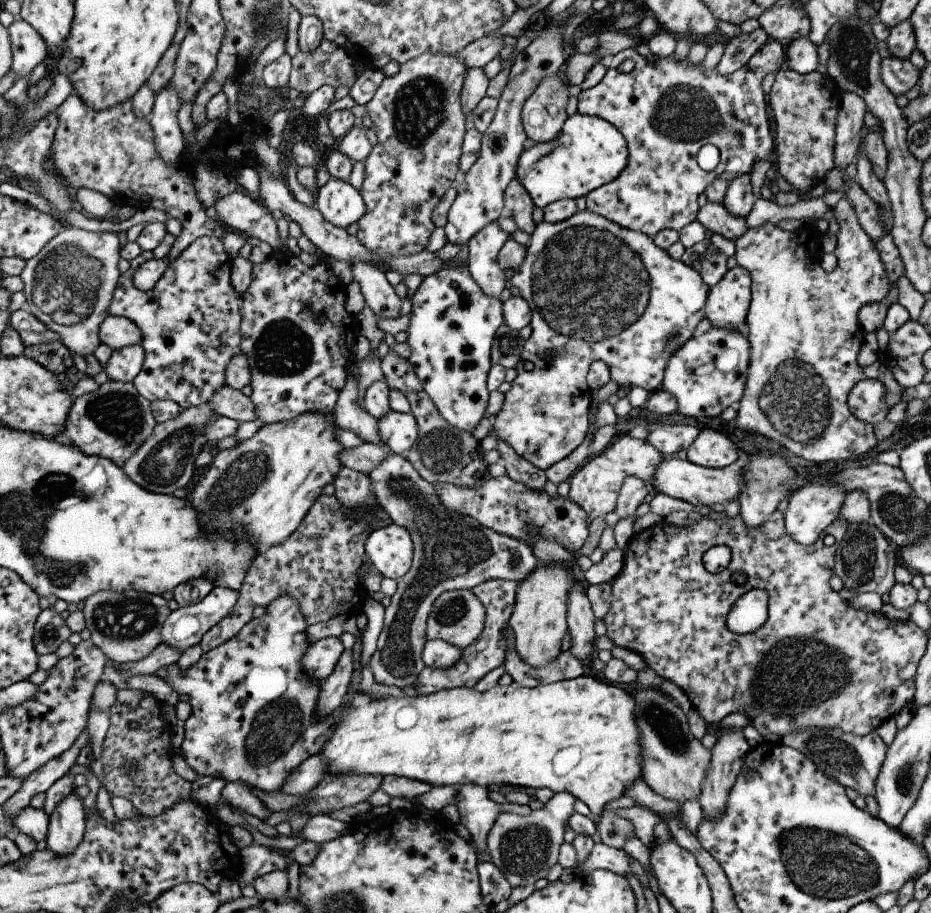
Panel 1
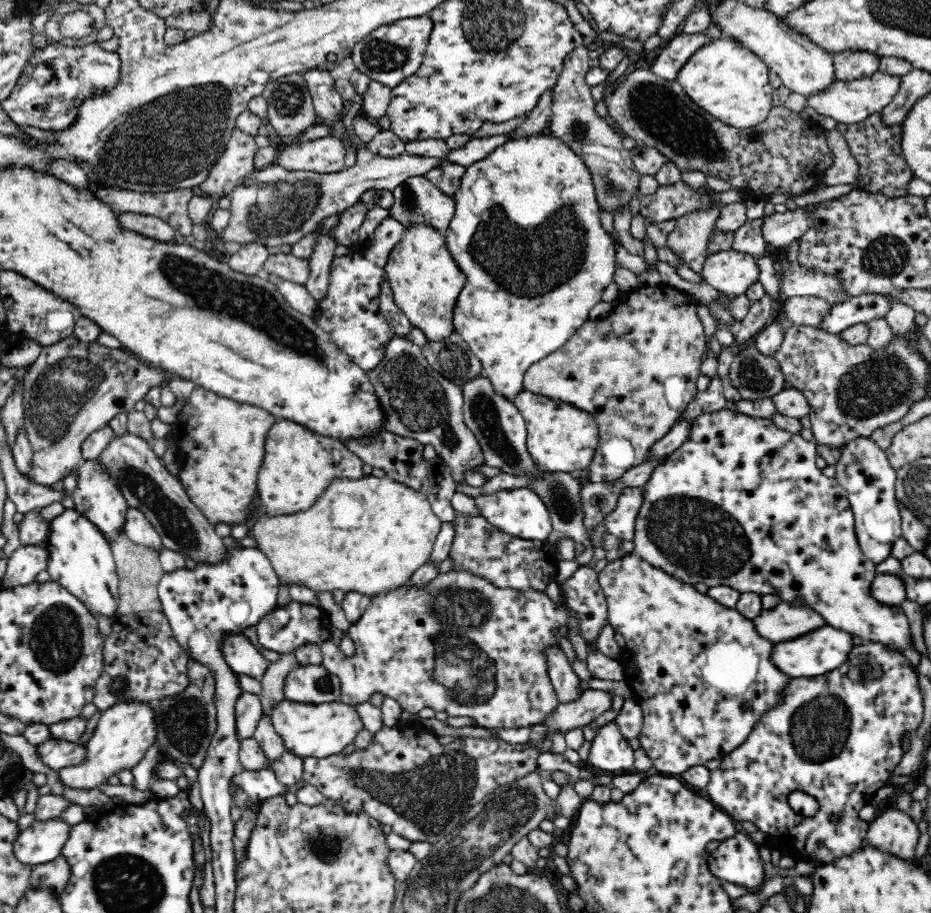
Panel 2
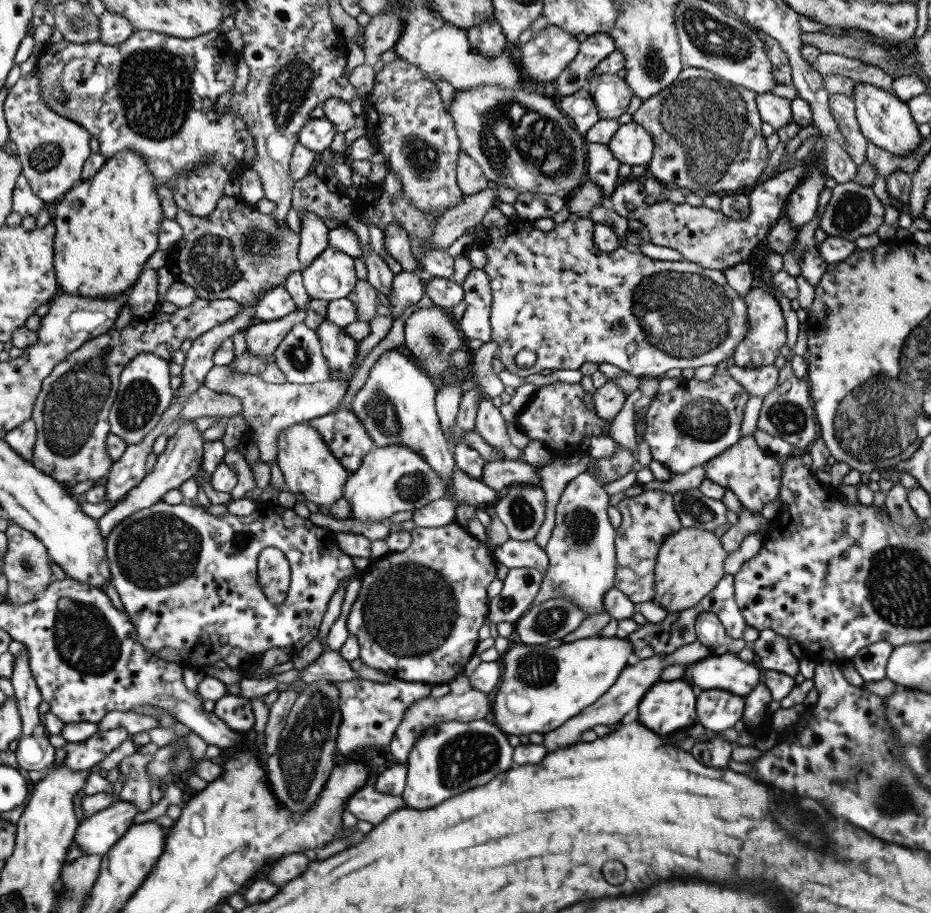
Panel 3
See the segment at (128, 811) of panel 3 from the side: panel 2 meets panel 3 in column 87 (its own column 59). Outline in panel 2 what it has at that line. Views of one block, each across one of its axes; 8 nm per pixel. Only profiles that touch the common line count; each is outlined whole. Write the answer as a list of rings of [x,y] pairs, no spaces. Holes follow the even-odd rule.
[[[61,817],[36,820],[29,828],[21,830],[14,842],[14,853],[22,862],[46,864],[62,854],[70,831],[70,824]]]

